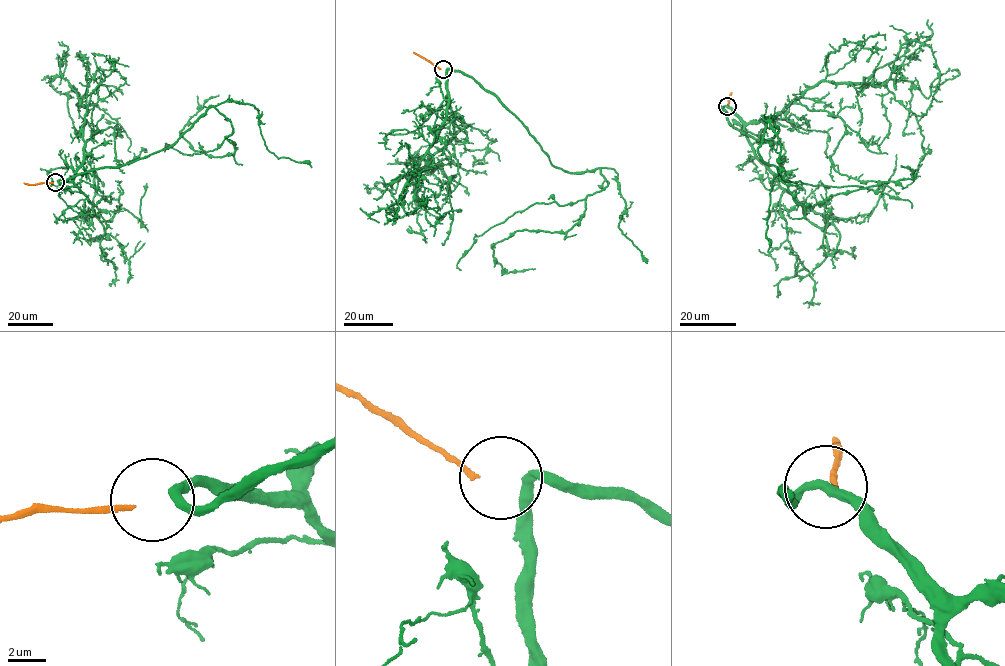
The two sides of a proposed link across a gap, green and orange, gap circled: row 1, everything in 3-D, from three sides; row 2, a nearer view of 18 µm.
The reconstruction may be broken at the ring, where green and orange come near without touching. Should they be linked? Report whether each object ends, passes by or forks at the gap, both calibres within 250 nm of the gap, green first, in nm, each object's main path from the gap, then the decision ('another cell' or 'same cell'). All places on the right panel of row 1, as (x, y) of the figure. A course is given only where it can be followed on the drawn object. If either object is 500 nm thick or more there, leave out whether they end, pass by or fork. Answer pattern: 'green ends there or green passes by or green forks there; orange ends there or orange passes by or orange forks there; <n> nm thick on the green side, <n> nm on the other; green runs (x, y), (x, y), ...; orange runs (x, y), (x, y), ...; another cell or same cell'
green passes by; orange ends there; 420 nm thick on the green side, 280 nm on the other; green runs (726, 106), (754, 139), (771, 139), (771, 119), (758, 154), (805, 206), (913, 179), (901, 165); orange runs (728, 106), (731, 92); another cell

